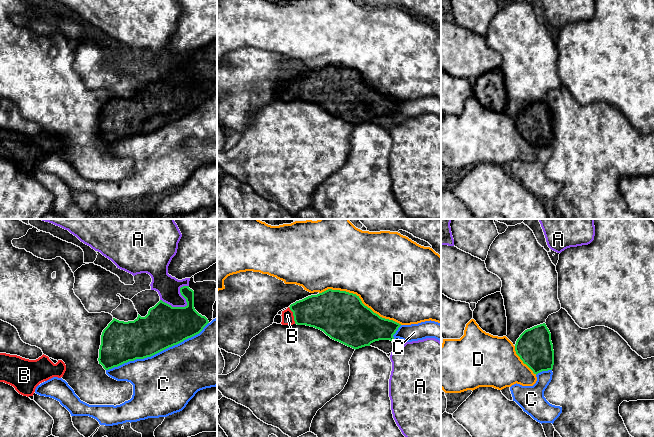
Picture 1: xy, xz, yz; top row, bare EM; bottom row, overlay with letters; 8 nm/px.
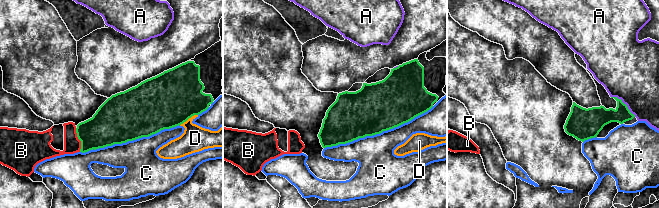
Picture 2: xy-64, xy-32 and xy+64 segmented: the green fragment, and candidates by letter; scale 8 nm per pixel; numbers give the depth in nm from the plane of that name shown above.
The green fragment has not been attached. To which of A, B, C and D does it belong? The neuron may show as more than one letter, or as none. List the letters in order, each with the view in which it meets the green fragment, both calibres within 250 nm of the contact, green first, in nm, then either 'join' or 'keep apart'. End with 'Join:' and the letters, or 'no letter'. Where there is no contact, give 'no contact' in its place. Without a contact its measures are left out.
A: xy | 340/190 nm | keep apart
B: xz | 300/100 nm | join
C: xy | 340/480 nm | keep apart
D: xz | 400/480 nm | keep apart
Join: B

